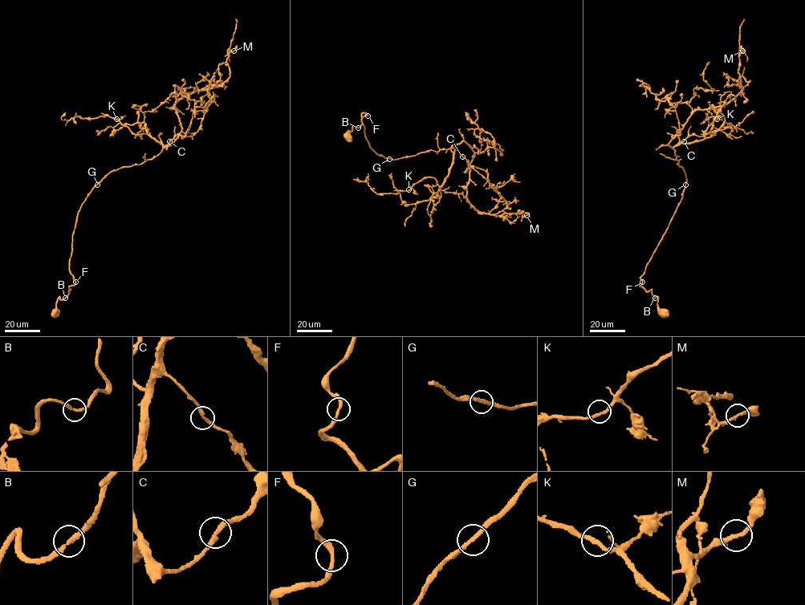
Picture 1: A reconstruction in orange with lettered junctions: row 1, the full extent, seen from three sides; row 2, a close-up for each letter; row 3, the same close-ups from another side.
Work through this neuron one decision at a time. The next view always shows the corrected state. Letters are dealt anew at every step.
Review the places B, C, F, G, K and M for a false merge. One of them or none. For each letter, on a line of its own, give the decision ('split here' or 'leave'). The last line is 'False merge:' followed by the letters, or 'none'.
B: leave
C: leave
F: leave
G: leave
K: leave
M: leave
False merge: none

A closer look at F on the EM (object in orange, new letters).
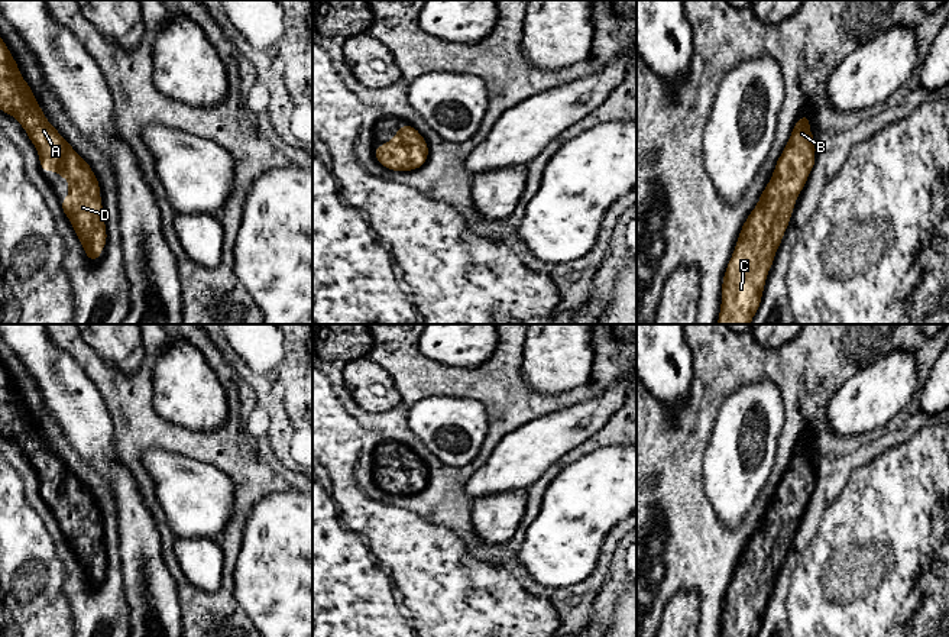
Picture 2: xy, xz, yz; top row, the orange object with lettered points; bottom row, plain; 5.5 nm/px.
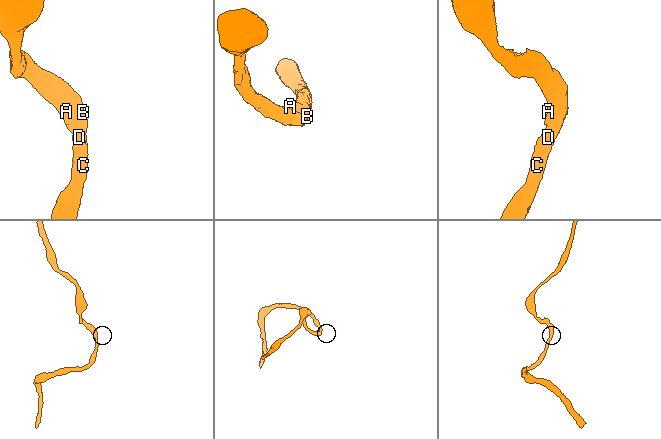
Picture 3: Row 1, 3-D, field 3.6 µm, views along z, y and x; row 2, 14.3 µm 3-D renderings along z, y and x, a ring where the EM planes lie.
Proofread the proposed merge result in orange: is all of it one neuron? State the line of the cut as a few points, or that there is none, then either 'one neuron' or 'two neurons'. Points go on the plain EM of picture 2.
no cut; one neuron

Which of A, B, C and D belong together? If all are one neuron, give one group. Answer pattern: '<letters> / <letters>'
A B C D

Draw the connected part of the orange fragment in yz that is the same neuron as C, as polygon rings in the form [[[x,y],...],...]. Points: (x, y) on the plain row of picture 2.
[[[803,439],[794,449],[793,457],[781,481],[777,485],[774,498],[761,518],[757,531],[749,537],[742,550],[733,579],[728,588],[722,608],[720,637],[757,637],[767,596],[775,582],[775,575],[783,565],[790,540],[796,530],[796,521],[801,517],[810,495],[814,491],[814,462],[809,453],[810,440]]]

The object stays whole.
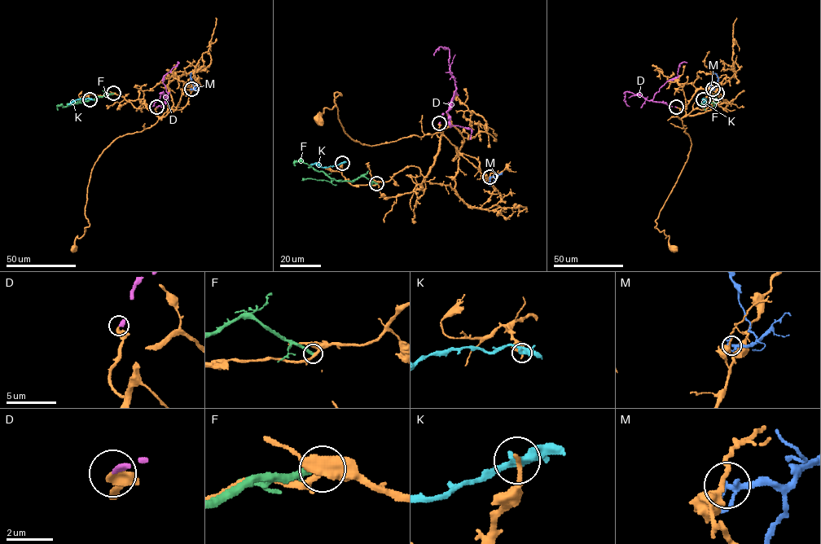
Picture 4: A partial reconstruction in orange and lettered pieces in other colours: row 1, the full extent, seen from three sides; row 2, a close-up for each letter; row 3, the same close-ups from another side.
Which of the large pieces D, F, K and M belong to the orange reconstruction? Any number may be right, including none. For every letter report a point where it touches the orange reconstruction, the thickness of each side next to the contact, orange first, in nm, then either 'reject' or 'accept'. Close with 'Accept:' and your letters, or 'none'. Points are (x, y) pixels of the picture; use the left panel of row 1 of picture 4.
D: contact (156, 107); calibres 400 and 280 nm; accept
F: contact (113, 93); calibres 320 and 320 nm; reject
K: contact (90, 99); calibres 200 and 440 nm; reject
M: contact (191, 89); calibres 300 and 200 nm; reject
Accept: D

